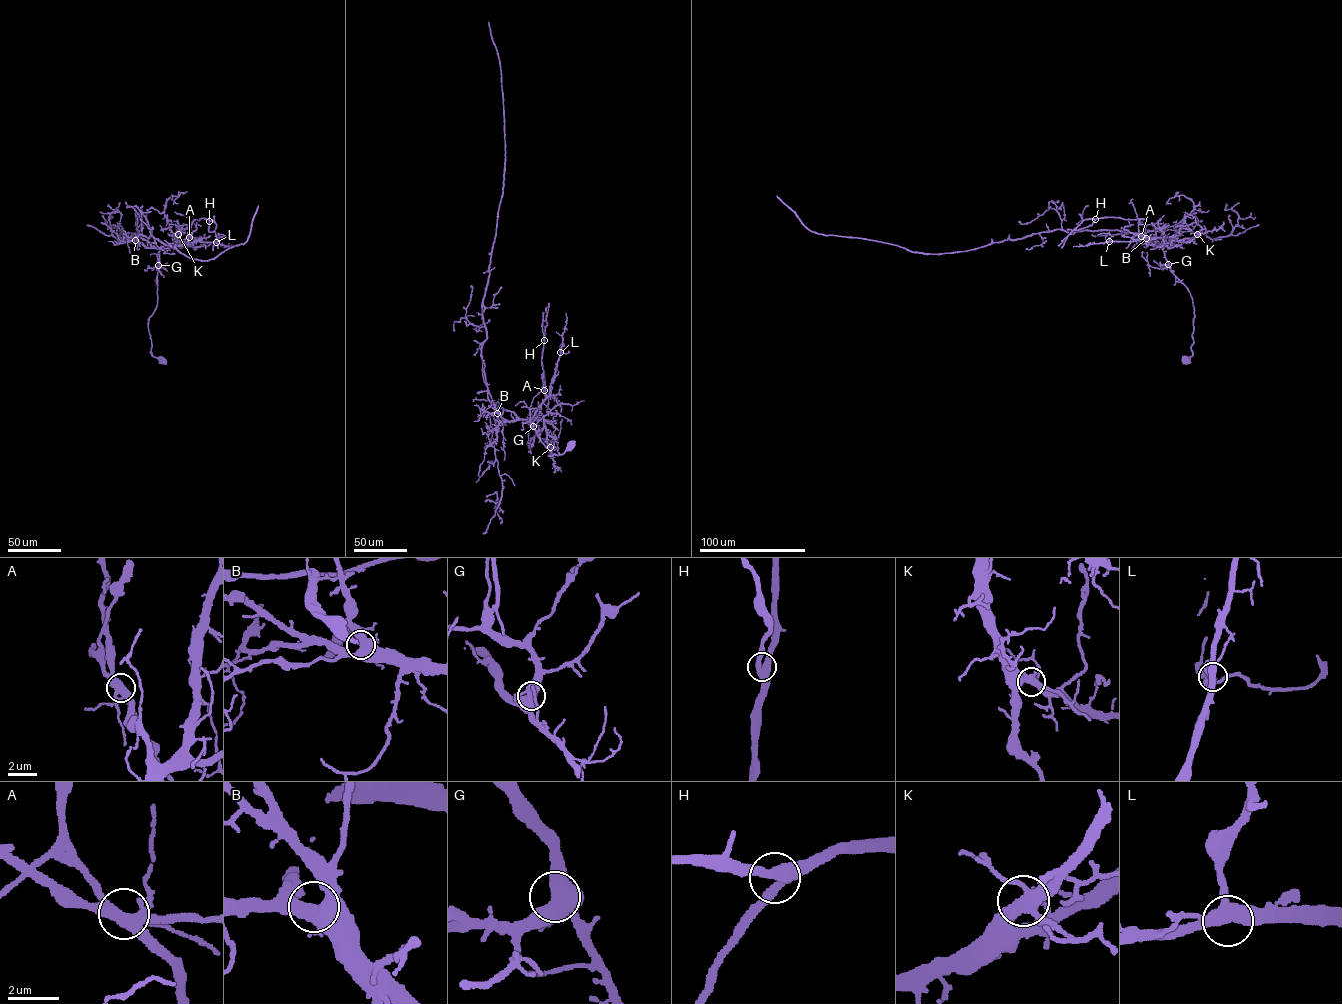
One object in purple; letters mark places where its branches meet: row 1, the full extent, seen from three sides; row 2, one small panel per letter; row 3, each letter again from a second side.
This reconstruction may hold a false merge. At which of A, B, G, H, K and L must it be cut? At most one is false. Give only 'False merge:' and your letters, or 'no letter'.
False merge: A

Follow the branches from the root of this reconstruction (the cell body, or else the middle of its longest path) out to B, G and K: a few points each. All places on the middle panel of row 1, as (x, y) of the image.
B: (572, 445), (562, 454), (548, 456), (551, 452), (527, 420), (509, 421), (497, 413)
G: (572, 445), (562, 454), (548, 456), (551, 452), (533, 426)
K: (572, 445), (562, 454), (548, 456), (551, 452), (528, 420), (542, 419), (550, 447)

